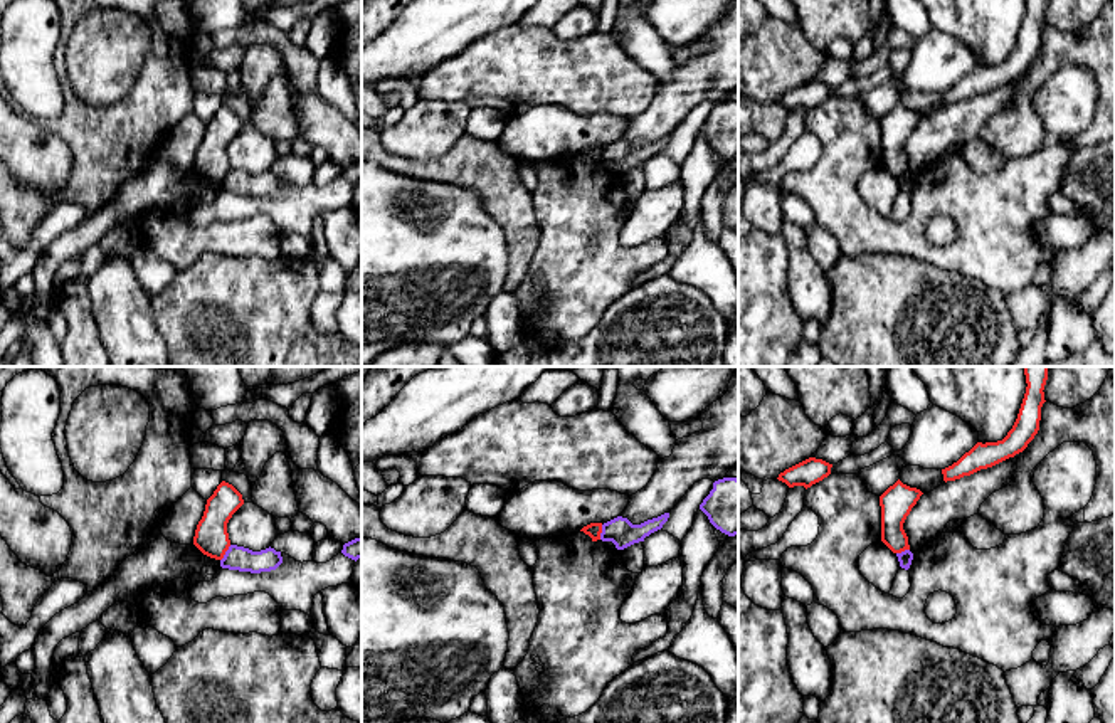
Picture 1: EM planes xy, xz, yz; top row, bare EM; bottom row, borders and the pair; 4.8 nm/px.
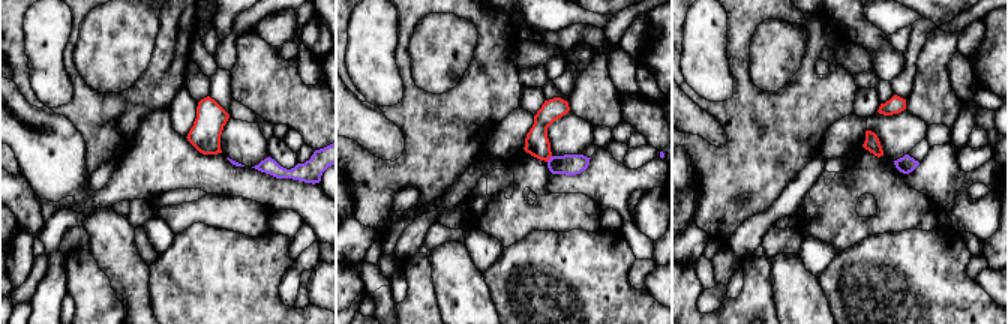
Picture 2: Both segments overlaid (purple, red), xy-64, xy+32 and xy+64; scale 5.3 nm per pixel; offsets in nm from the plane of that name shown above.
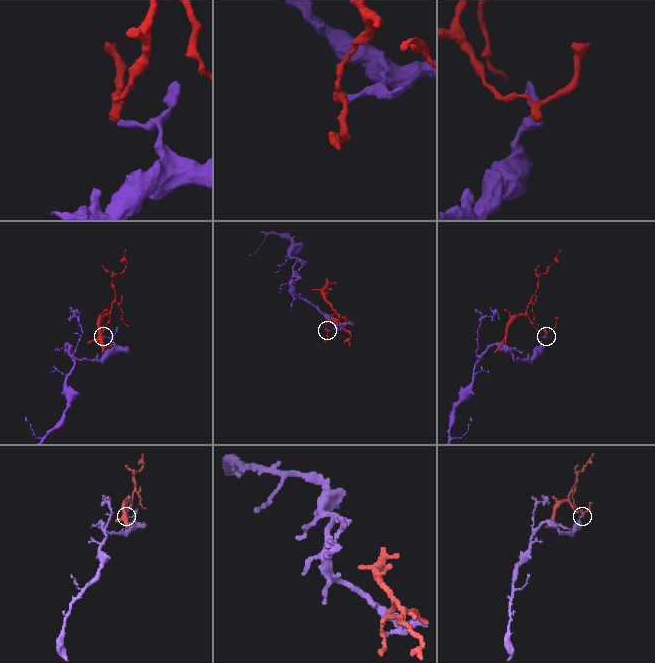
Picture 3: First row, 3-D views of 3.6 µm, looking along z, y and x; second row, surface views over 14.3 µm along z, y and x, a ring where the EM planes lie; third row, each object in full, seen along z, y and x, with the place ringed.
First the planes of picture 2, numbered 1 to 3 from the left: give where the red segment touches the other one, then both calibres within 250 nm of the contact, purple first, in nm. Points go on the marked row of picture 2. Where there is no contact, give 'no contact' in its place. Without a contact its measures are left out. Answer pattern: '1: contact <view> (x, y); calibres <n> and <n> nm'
1: no contact
2: contact xy+32 (551, 158); calibres 110 and 130 nm
3: no contact

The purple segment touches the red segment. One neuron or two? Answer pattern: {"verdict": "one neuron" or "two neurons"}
{"verdict": "two neurons"}

